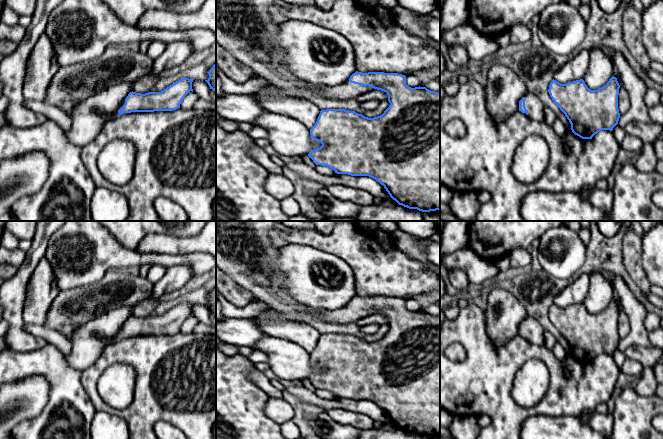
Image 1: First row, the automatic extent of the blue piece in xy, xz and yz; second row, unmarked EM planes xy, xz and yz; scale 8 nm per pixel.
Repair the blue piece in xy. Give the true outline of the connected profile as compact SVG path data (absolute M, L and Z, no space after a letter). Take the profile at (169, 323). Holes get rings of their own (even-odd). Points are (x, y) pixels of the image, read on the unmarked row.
M182 302L161 316L148 316L145 318L130 316L122 325L119 333L110 342L131 336L172 335L180 332L184 321L192 313L194 303Z

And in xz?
M358 295L340 309L319 309L319 312L328 323L356 322L377 313L387 317L390 329L382 339L374 342L345 333L321 334L315 349L310 353L311 361L322 368L320 372L309 376L308 380L313 386L331 392L337 398L369 400L383 409L399 429L409 433L422 436L440 434L440 316L420 310L411 312L402 298Z

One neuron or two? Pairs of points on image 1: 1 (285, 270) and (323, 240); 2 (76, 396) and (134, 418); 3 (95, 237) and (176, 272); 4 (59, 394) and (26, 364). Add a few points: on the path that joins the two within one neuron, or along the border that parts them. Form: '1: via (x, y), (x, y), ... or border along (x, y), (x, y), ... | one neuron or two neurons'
1: border along (290, 242), (310, 245), (335, 256) | two neurons
2: border along (80, 381), (96, 410) | two neurons
3: border along (167, 267), (187, 264), (191, 268) | two neurons
4: via (59, 383), (40, 364), (37, 364) | one neuron

